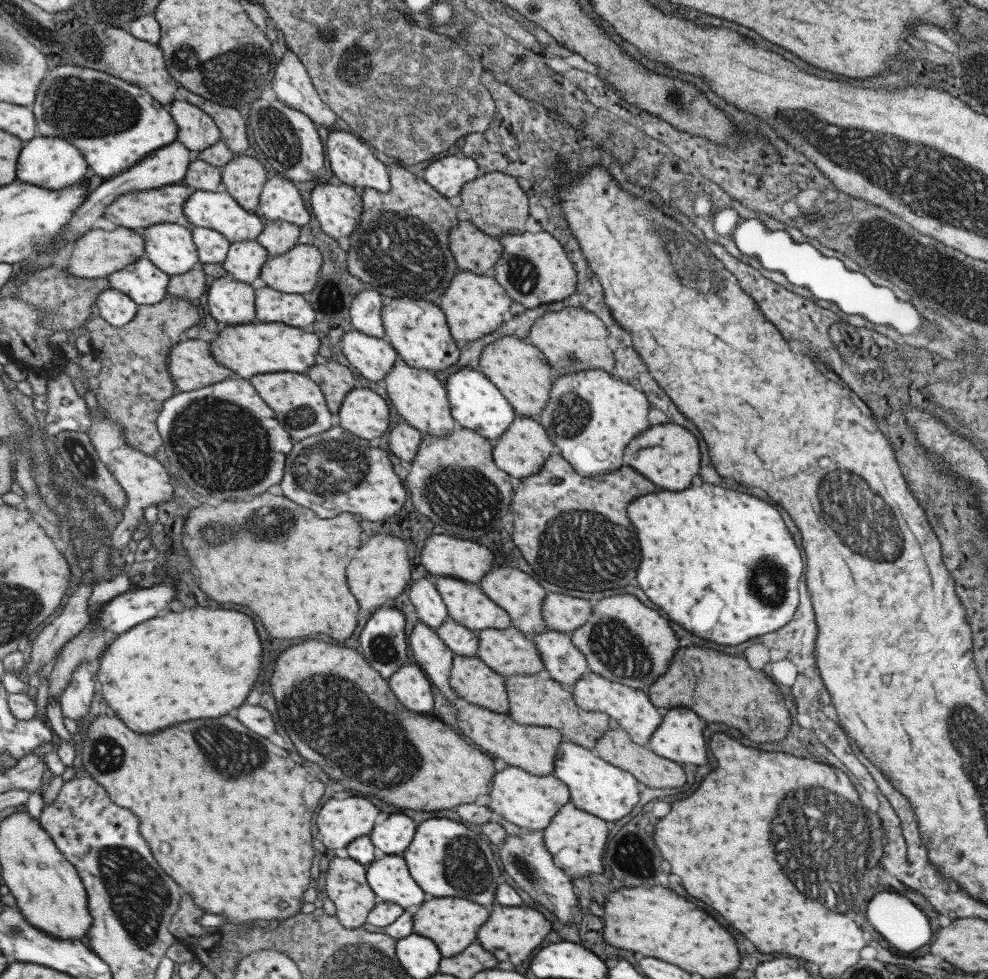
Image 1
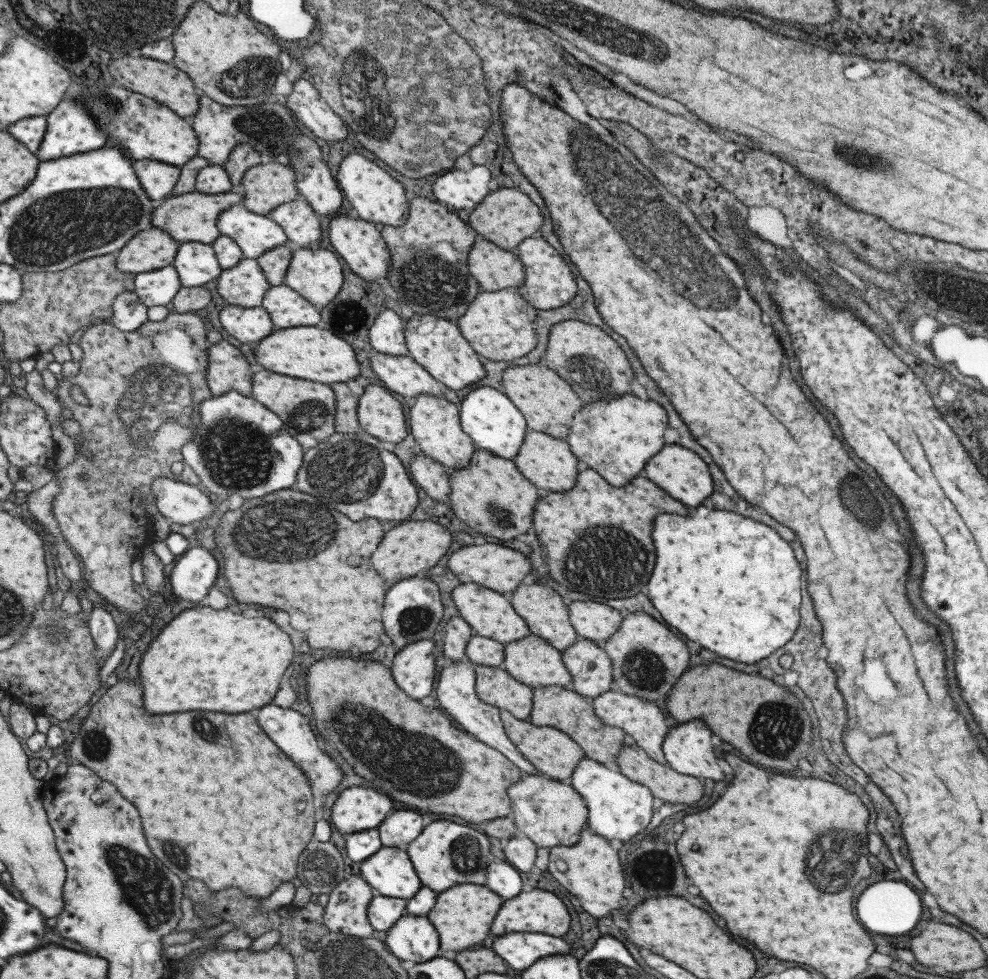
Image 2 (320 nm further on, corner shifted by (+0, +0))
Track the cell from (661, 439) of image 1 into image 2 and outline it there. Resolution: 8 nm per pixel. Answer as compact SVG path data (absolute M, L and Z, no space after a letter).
M678 444L663 445L657 454L649 458L643 472L647 480L657 484L658 488L663 489L671 498L677 499L690 510L702 504L712 493L712 480L706 464L701 462L701 458L697 458L697 454Z

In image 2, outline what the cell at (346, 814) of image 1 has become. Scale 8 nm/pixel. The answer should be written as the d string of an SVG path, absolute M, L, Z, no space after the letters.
M346 788L331 806L331 822L343 836L357 831L375 829L387 812L391 800L369 788Z

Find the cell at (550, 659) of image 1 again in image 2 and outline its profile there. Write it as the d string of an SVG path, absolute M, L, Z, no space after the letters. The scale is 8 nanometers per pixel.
M577 638L568 648L561 651L561 661L571 675L569 688L591 700L608 690L612 690L612 668L608 654L600 644L583 638Z

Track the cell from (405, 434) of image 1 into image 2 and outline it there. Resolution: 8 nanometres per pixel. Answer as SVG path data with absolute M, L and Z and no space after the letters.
M415 454L409 463L409 474L429 498L439 502L447 500L451 487L448 481L449 476L443 470L443 465L427 455Z

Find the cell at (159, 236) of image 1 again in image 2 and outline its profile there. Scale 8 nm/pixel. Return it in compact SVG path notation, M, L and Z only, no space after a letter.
M199 242L179 243L171 266L177 271L180 286L201 286L215 280L222 269L213 253L211 245Z

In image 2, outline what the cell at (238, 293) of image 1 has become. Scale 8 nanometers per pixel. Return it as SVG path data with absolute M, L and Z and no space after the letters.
M226 304L219 311L219 322L235 340L250 345L269 336L275 329L265 309L259 305L253 308L241 308Z

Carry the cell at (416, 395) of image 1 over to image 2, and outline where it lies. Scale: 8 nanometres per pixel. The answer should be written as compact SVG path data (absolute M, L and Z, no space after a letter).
M418 394L409 408L409 432L417 442L419 450L438 464L449 468L463 468L469 464L474 451L473 441L461 430L458 406L444 396Z

